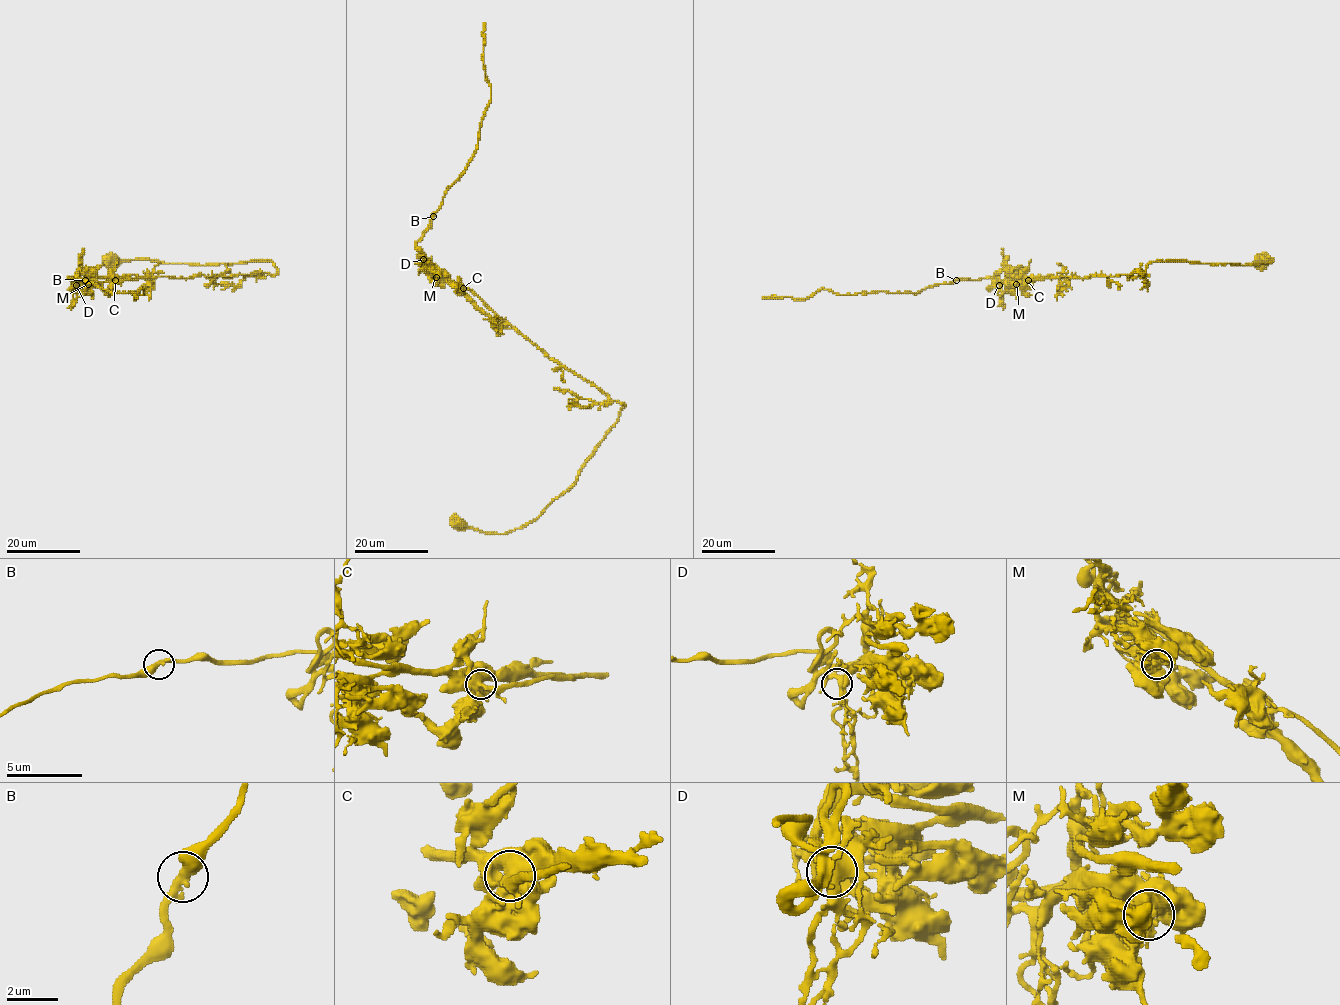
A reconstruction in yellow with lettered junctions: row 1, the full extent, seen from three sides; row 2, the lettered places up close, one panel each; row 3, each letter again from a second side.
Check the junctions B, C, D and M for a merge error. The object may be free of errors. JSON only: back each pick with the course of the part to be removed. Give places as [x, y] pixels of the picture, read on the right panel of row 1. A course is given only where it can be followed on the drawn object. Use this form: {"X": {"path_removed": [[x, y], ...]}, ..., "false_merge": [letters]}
{"false_merge": []}

